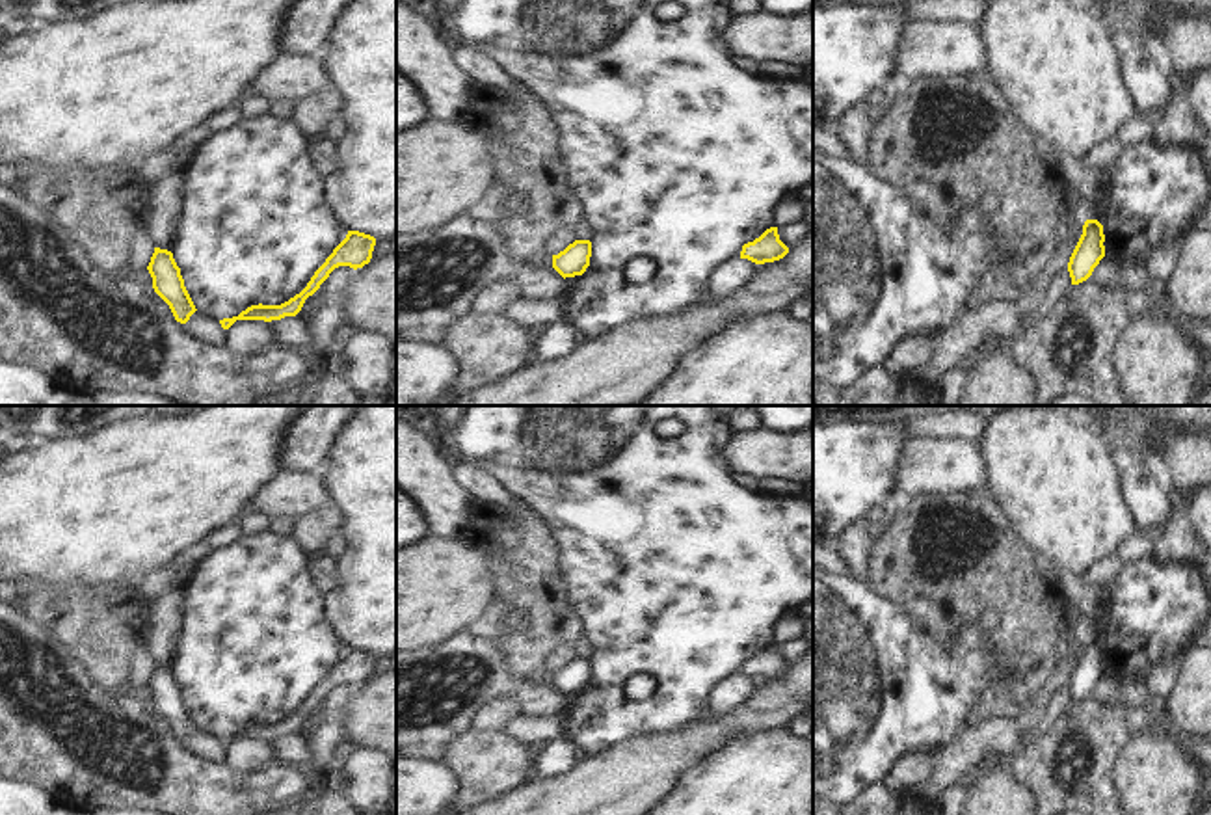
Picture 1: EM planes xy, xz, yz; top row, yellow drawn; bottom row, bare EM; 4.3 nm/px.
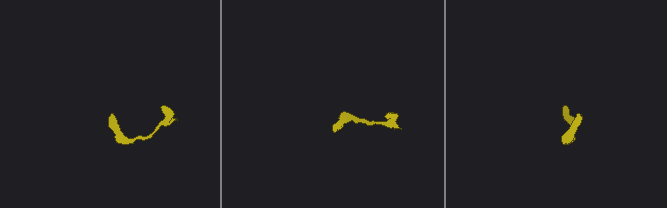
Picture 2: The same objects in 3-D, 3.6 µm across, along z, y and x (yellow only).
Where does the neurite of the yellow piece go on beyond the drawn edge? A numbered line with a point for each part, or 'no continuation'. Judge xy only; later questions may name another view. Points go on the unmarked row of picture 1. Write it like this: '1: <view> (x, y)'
no continuation

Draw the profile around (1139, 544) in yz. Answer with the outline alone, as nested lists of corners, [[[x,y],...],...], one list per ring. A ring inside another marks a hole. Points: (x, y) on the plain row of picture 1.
[[[1137,528],[1118,543],[1116,554],[1124,562],[1137,562],[1140,558],[1153,556],[1153,541],[1155,536],[1151,532]]]

